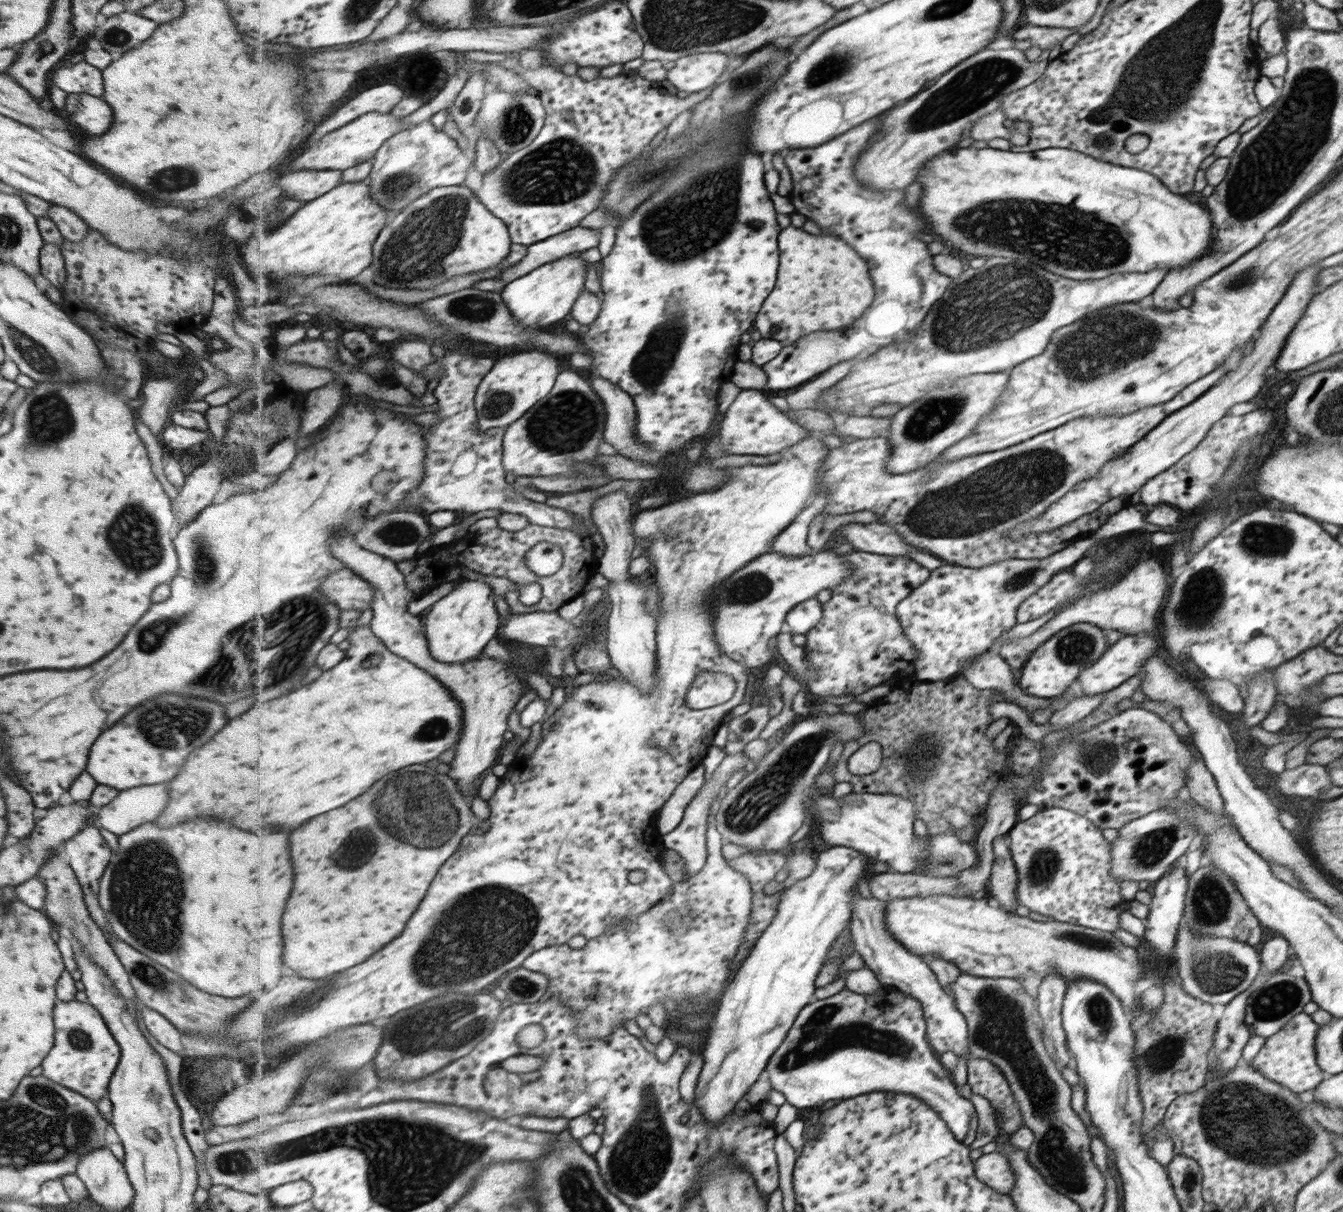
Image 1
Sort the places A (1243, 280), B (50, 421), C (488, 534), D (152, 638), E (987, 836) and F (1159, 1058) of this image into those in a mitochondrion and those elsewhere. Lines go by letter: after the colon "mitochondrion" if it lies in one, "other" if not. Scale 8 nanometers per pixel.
A: mitochondrion
B: mitochondrion
C: other
D: mitochondrion
E: other
F: mitochondrion

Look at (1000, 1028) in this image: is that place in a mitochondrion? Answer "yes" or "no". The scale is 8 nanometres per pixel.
yes

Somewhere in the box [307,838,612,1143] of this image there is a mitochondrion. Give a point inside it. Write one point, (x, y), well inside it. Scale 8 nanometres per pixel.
(508, 920)

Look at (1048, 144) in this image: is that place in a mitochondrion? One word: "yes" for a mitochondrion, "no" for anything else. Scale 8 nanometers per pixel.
no

